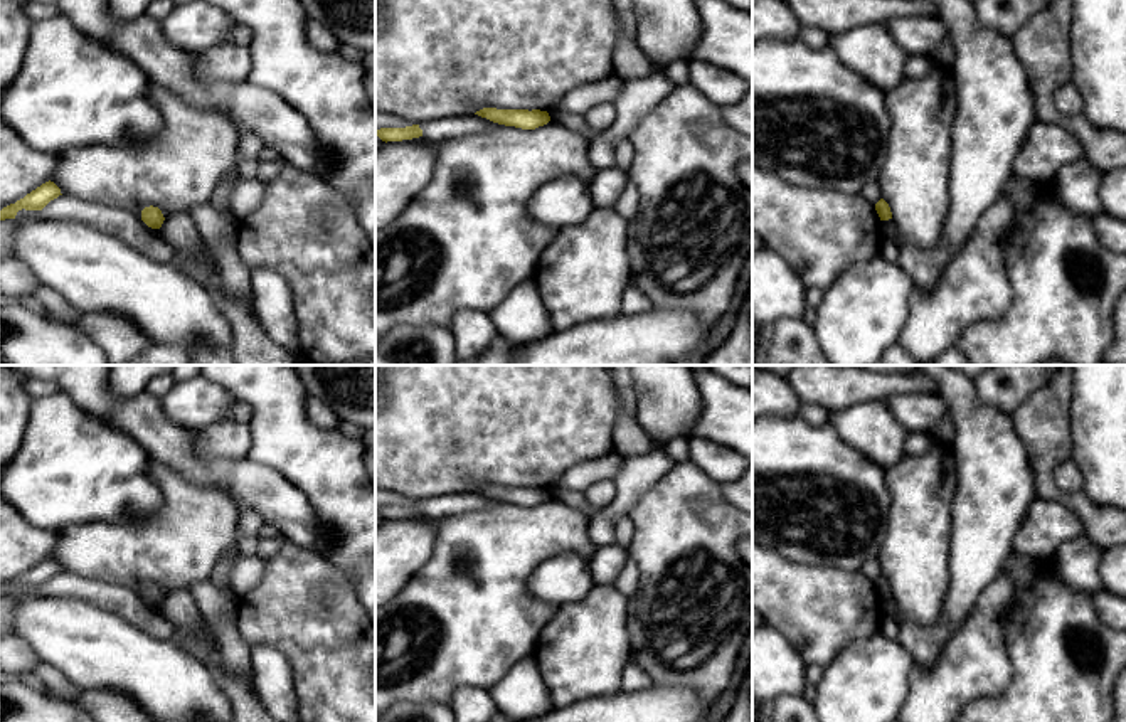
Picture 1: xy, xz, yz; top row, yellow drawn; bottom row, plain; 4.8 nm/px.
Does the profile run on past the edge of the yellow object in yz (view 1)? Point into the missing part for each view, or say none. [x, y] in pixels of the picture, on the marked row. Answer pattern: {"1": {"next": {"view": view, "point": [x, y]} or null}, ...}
{"1": {"next": null}}

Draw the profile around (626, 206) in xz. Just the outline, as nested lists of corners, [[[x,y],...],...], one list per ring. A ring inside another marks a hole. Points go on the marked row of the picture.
[[[628,182],[623,194],[616,200],[614,210],[628,222],[638,215],[640,194],[635,183]]]

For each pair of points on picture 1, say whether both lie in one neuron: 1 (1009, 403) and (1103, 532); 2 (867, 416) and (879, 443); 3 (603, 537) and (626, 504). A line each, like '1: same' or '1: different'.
1: different
2: same
3: same

